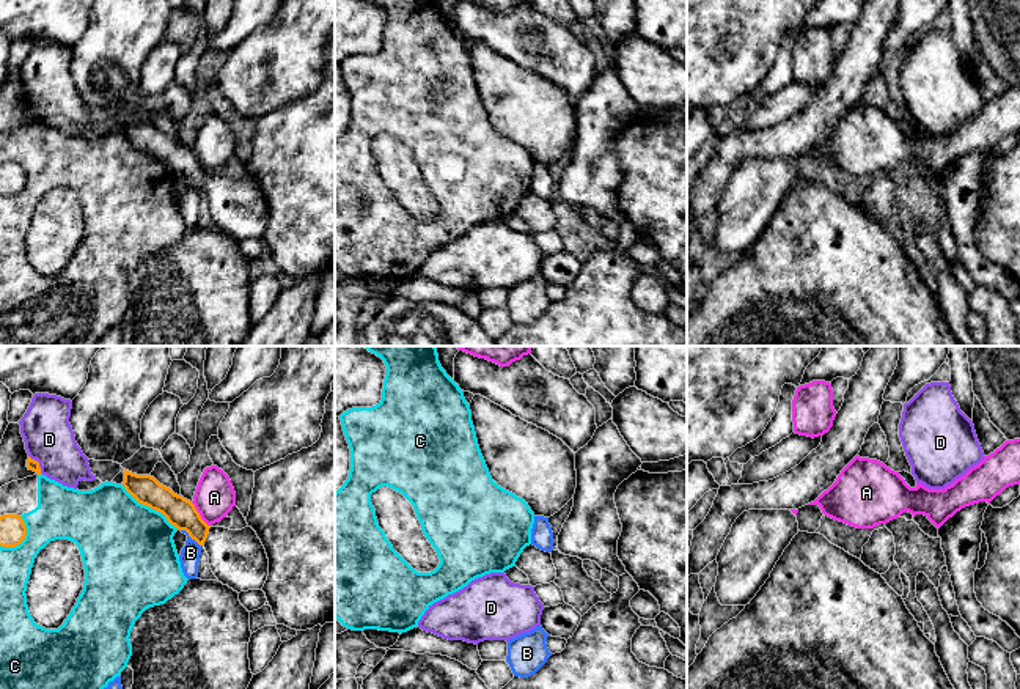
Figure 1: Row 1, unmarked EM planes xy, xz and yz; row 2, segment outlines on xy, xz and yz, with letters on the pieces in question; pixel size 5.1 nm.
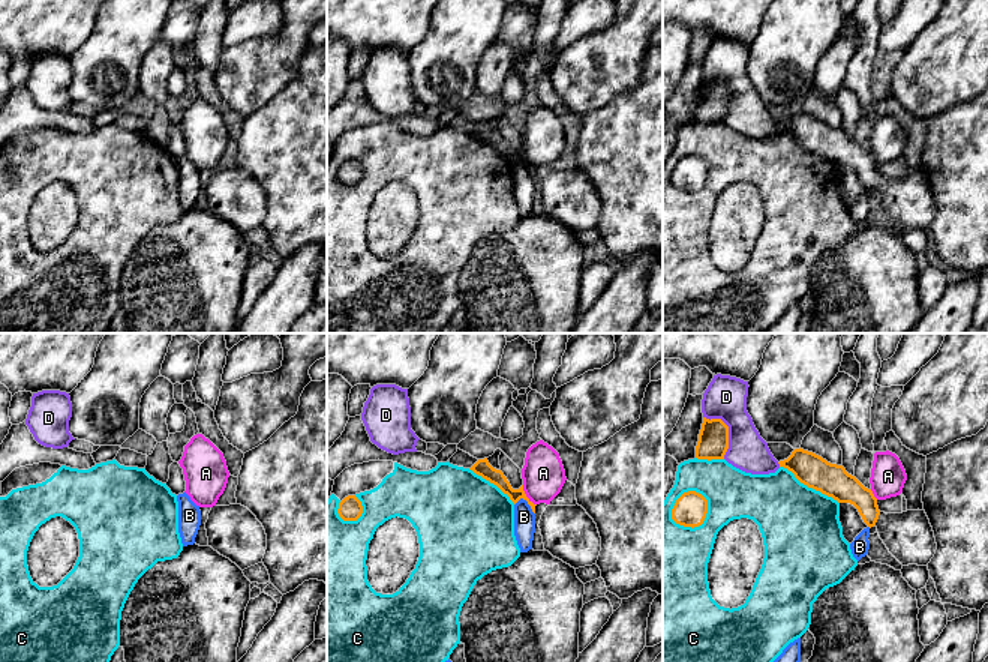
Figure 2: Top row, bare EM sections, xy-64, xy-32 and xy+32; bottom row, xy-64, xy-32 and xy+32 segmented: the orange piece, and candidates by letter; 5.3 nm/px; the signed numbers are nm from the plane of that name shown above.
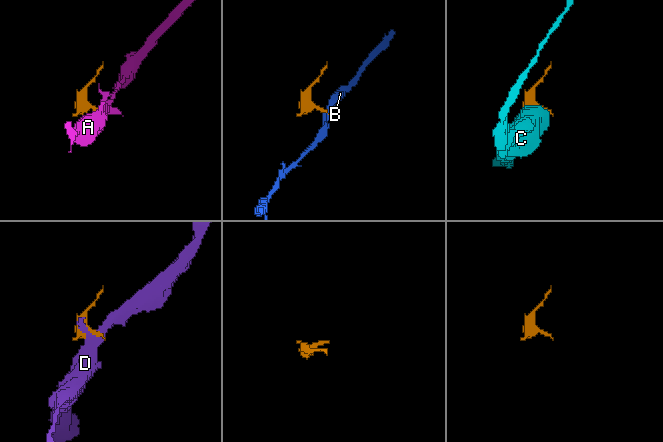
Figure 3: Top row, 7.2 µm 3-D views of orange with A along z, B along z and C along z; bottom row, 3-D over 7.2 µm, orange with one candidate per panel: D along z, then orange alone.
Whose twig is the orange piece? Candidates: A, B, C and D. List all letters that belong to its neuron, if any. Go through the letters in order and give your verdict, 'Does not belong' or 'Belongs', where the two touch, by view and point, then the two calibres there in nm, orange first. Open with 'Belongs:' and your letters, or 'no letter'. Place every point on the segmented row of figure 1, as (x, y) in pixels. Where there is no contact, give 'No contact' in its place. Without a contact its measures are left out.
Belongs: no letter
A: Does not belong. Touches orange at xy (198, 515). Thickness 150 nm (orange) against 200 nm
B: Does not belong. Touches orange at xy (190, 537). Thickness 150 nm (orange) against 100 nm
C: Does not belong. Touches orange at xy (150, 507). Thickness 150 nm (orange) against 480 nm
D: Does not belong. Touches orange at xy (38, 463). Thickness 60 nm (orange) against 260 nm

